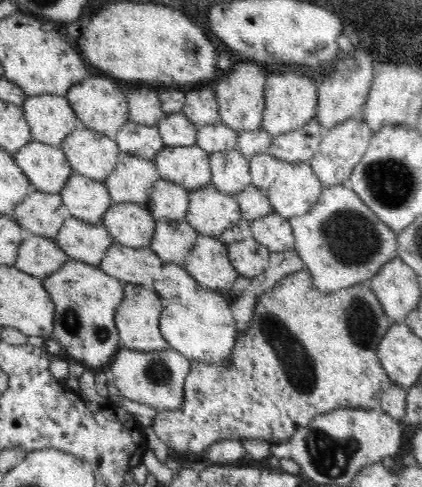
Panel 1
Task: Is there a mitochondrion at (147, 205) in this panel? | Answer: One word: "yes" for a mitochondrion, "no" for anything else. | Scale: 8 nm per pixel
no

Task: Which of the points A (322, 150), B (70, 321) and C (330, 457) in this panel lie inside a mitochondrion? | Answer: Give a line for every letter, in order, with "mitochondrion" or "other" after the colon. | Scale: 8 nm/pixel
A: other
B: mitochondrion
C: mitochondrion

